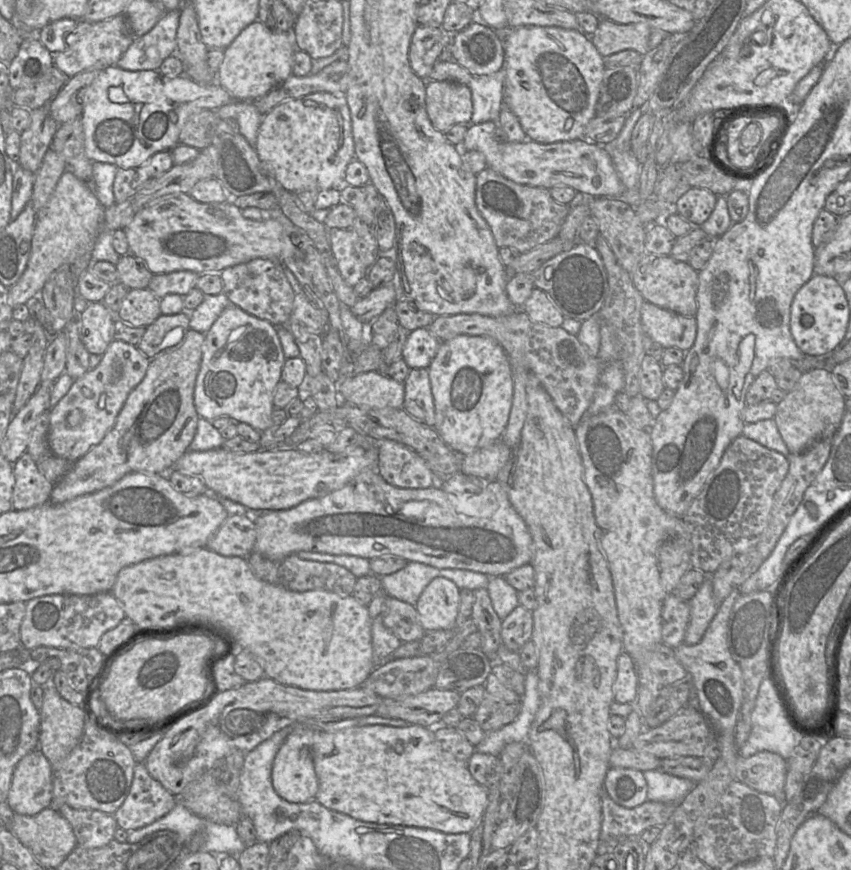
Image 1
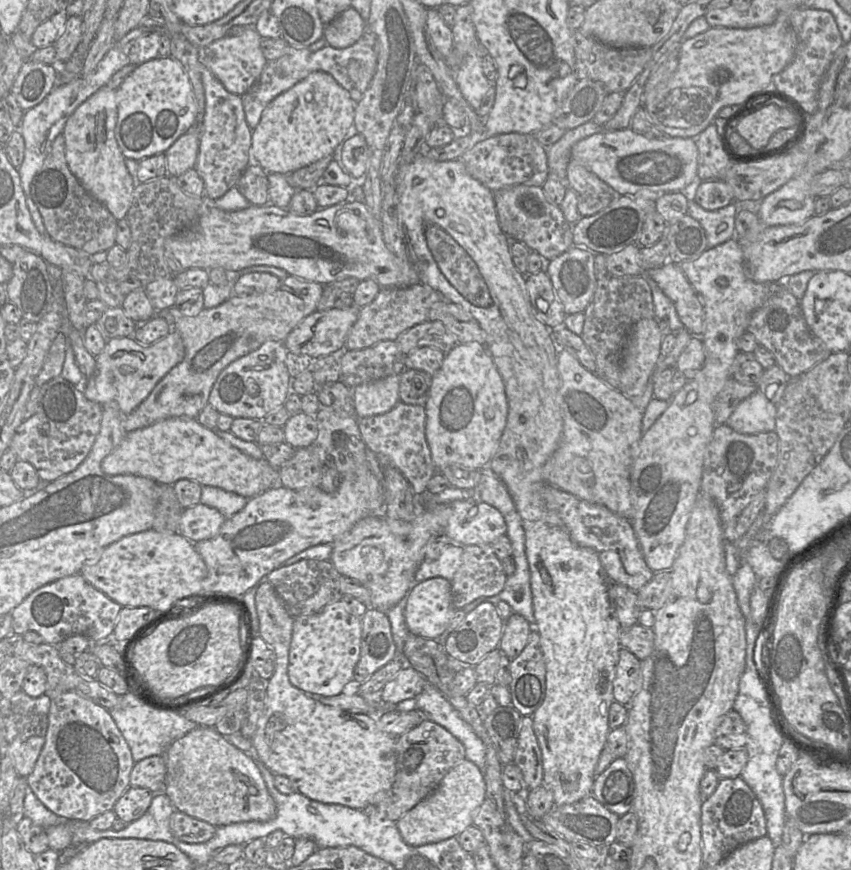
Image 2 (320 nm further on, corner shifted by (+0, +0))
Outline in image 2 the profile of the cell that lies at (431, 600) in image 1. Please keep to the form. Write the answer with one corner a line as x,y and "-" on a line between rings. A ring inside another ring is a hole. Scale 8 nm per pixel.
435,577
416,583
409,591
405,623
414,635
439,639
449,626
454,611
450,582

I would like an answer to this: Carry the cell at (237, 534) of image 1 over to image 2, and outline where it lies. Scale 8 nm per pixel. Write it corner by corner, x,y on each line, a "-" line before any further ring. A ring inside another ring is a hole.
198,503
183,510
178,532
196,543
216,537
226,518
215,508

